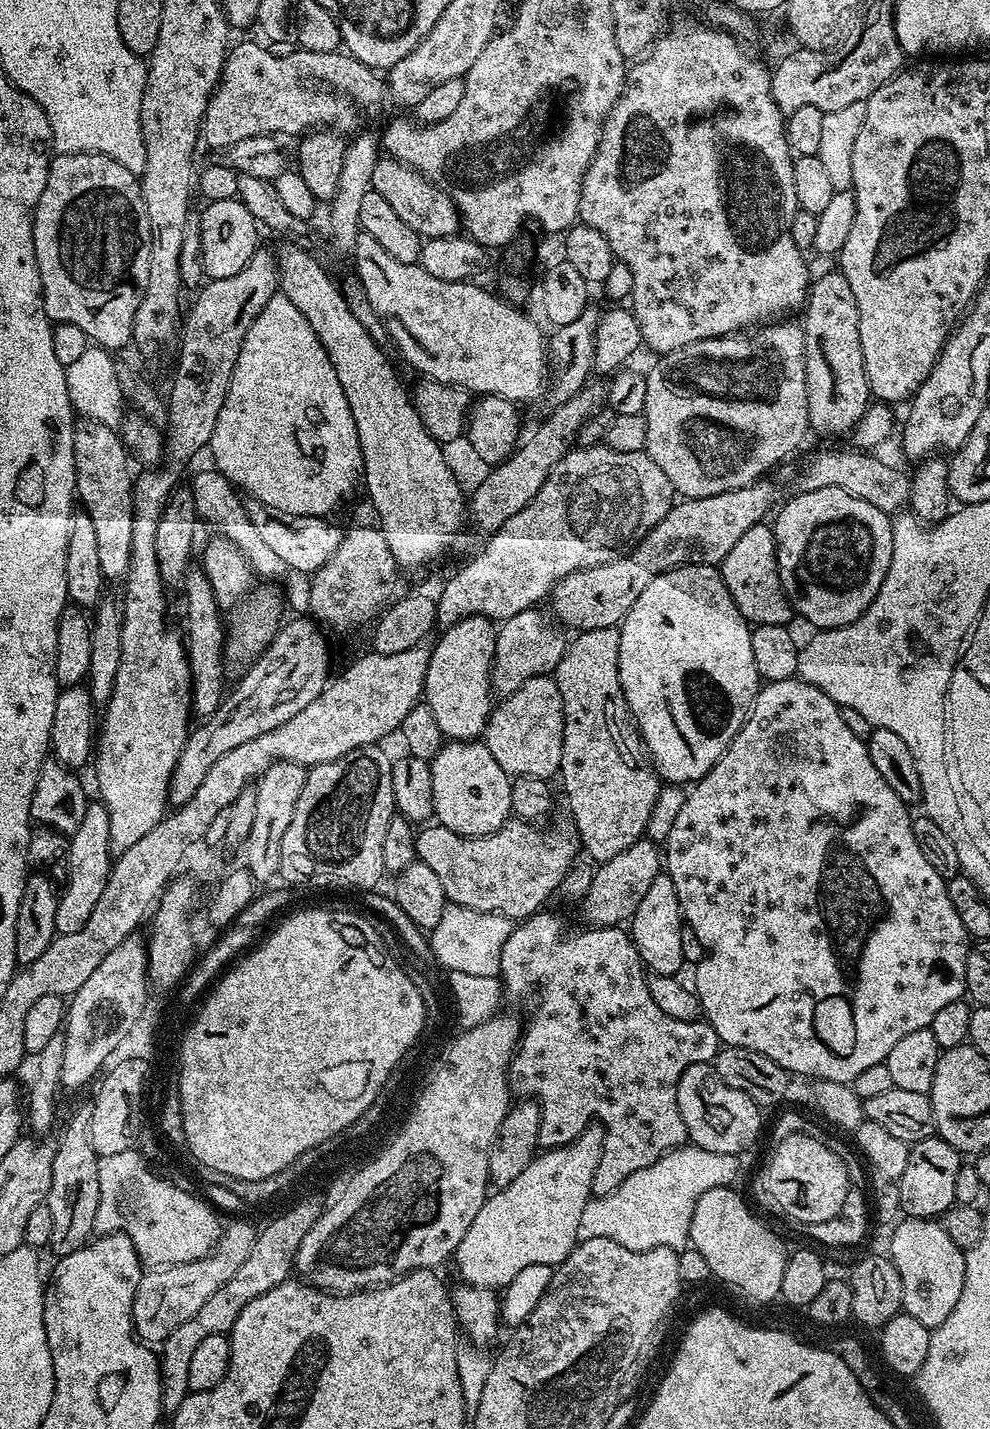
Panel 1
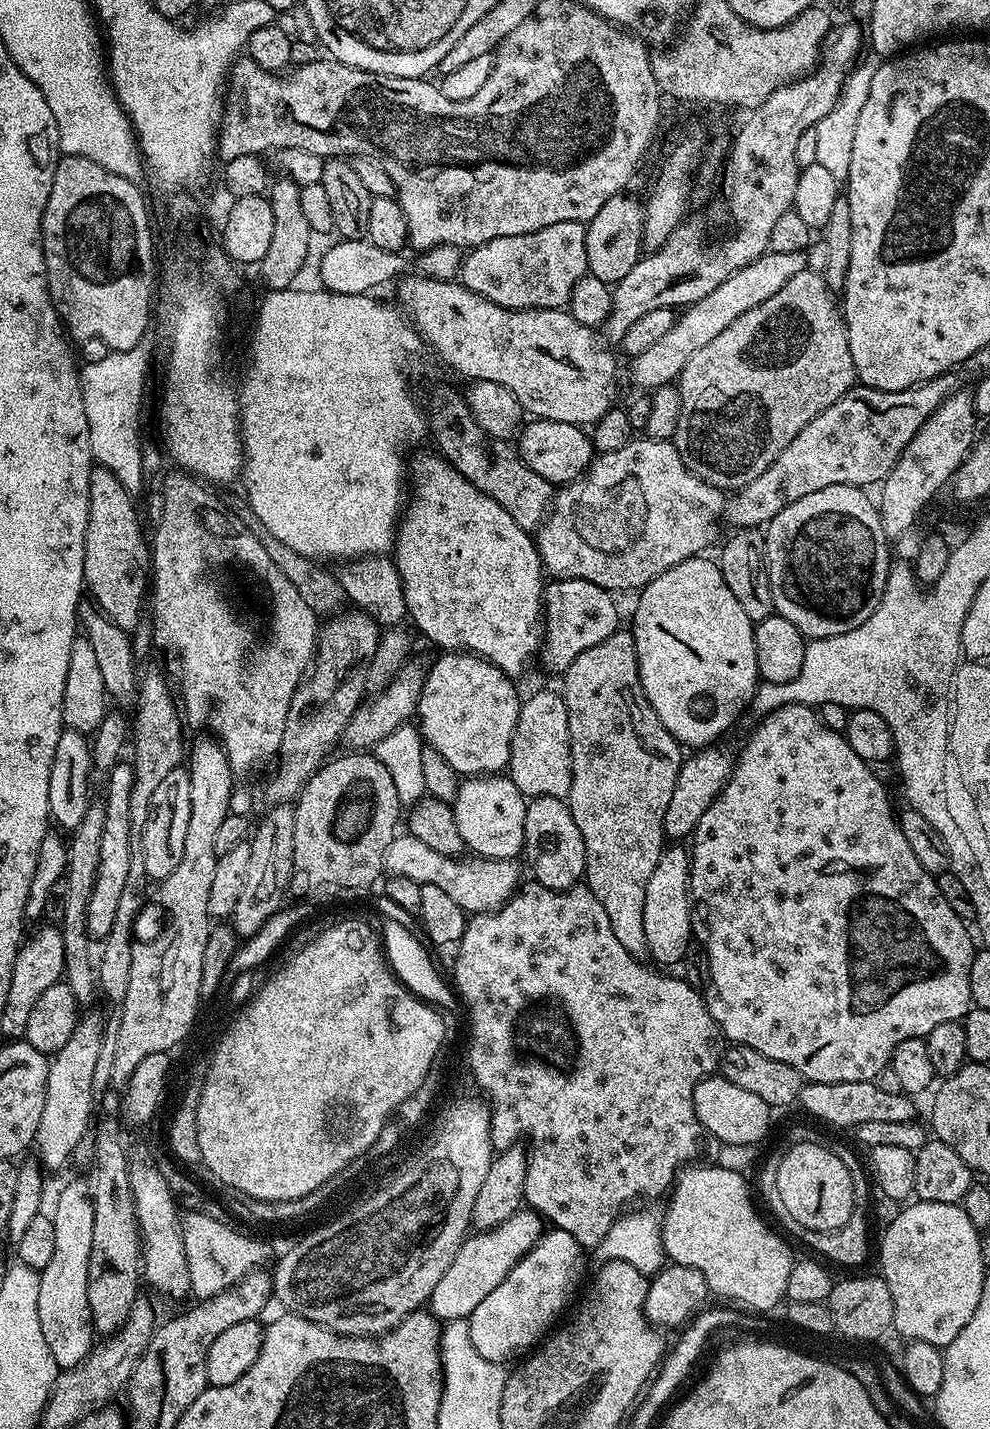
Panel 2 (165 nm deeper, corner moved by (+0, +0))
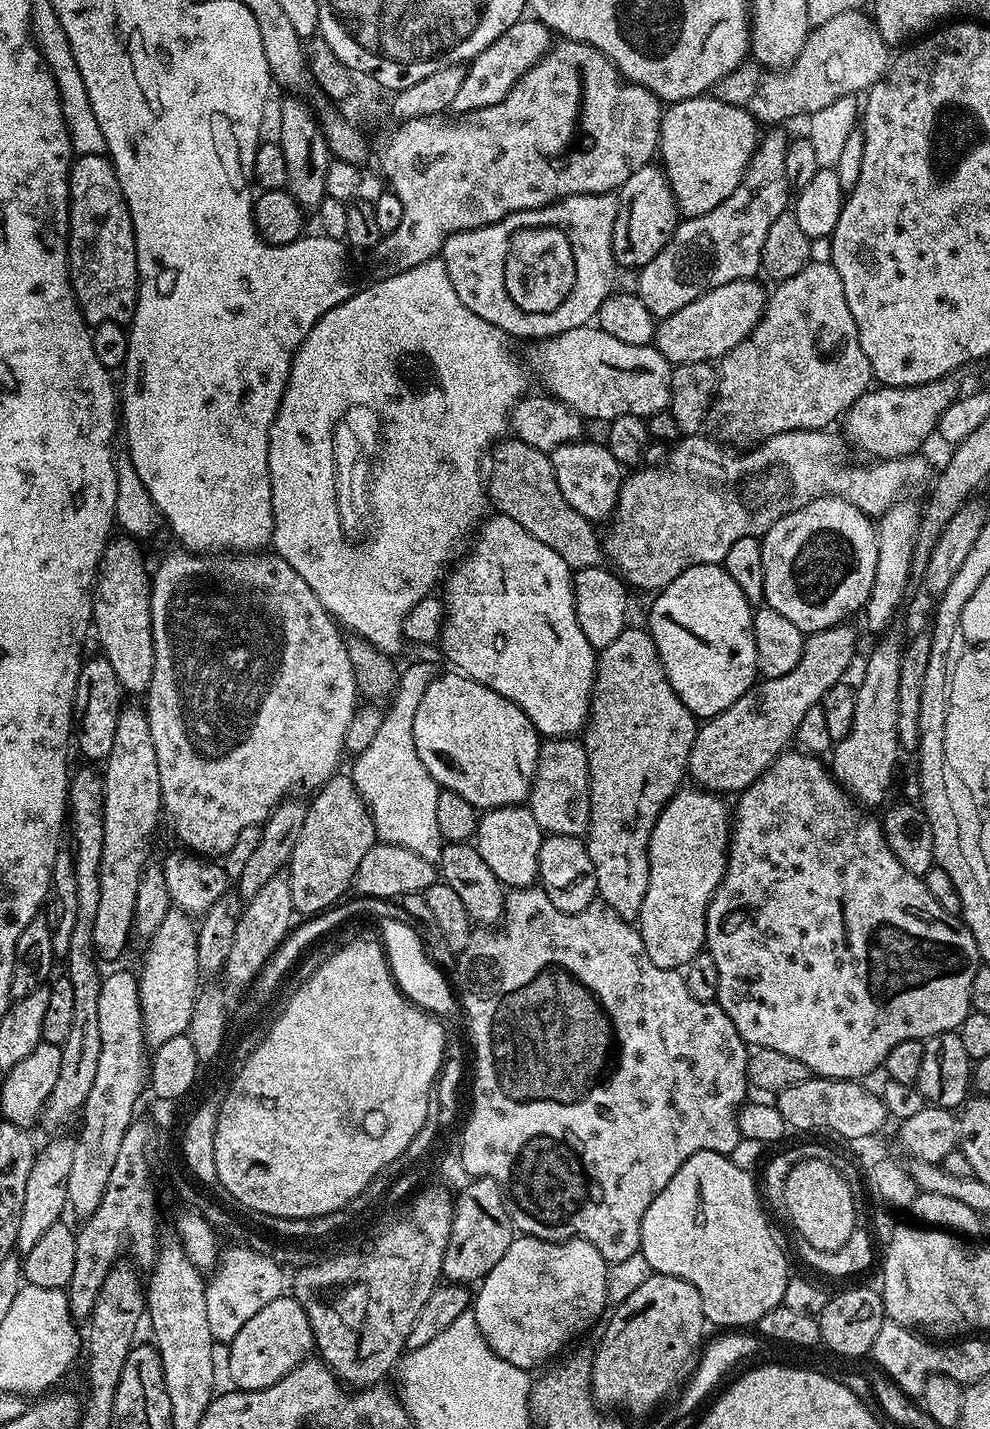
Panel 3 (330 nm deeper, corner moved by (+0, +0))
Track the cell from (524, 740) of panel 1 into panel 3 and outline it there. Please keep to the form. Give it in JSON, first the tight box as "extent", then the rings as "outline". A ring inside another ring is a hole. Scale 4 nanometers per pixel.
{"extent":[526,738,590,836],"outline":[[[548,738],[541,743],[538,766],[532,779],[532,789],[526,806],[534,814],[541,832],[549,836],[579,836],[588,831],[590,822],[590,774],[588,773],[588,751],[576,738]]]}

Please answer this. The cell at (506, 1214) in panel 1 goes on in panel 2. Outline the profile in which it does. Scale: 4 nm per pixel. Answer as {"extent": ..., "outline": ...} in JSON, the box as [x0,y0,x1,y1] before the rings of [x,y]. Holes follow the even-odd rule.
{"extent":[430,1210,545,1322],"outline":[[[521,1210],[496,1228],[469,1235],[458,1254],[454,1254],[454,1262],[450,1262],[438,1286],[434,1286],[430,1301],[432,1315],[441,1322],[467,1320],[474,1306],[478,1306],[478,1302],[482,1302],[482,1298],[486,1298],[486,1294],[490,1294],[490,1290],[494,1290],[494,1286],[498,1286],[498,1282],[502,1282],[513,1266],[540,1241],[545,1228],[545,1221],[537,1212]]]}

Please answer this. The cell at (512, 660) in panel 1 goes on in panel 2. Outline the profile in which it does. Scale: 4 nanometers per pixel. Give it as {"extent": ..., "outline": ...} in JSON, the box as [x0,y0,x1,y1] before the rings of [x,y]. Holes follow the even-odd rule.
{"extent":[542,578,621,674],"outline":[[[582,578],[569,580],[553,579],[544,589],[544,610],[542,613],[542,656],[550,671],[563,674],[590,646],[610,638],[621,627],[620,612],[616,609],[617,597],[594,582]]]}

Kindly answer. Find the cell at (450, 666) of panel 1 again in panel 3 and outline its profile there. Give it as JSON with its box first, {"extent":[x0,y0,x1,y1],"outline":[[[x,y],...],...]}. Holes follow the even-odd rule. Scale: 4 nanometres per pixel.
{"extent":[413,670,542,810],"outline":[[[455,670],[445,671],[427,687],[415,711],[413,732],[418,756],[443,791],[462,794],[462,798],[478,810],[523,805],[527,801],[538,766],[542,737],[514,702],[502,698],[502,694],[490,690],[490,686],[482,686],[482,682],[474,682]]]}

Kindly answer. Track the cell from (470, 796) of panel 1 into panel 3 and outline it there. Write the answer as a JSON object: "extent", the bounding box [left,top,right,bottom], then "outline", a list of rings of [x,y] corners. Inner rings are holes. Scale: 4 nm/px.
{"extent":[474,804,545,889],"outline":[[[519,804],[489,808],[477,819],[474,843],[478,854],[494,870],[494,874],[505,889],[531,888],[537,883],[538,850],[542,846],[545,833],[541,832],[538,822],[534,822],[534,814]]]}

